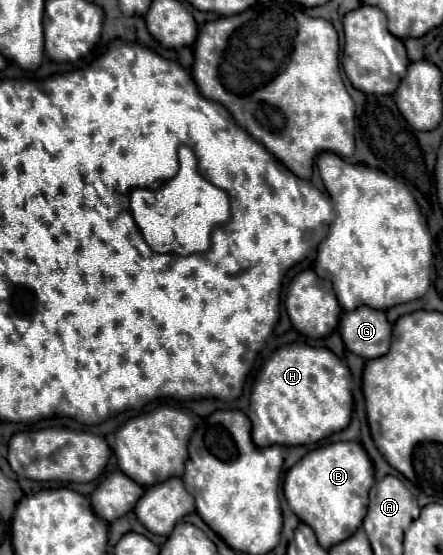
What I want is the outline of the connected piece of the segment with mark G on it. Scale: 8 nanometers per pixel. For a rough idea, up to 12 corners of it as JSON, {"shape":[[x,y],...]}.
{"shape":[[385,311],[343,313],[341,337],[351,353],[375,359],[389,351]]}

